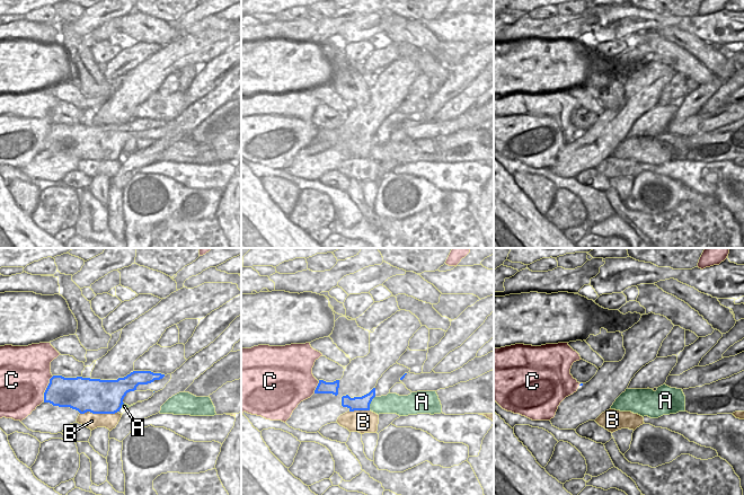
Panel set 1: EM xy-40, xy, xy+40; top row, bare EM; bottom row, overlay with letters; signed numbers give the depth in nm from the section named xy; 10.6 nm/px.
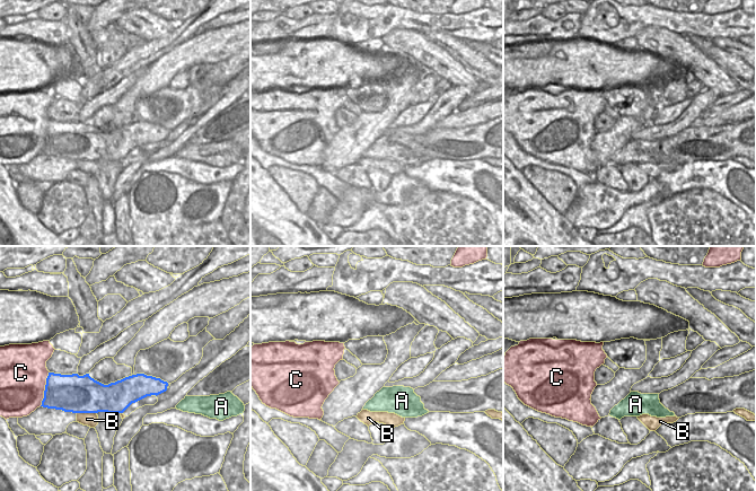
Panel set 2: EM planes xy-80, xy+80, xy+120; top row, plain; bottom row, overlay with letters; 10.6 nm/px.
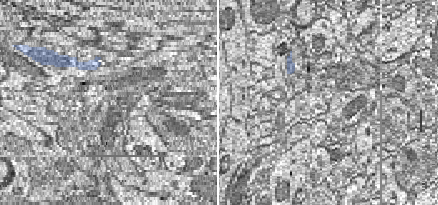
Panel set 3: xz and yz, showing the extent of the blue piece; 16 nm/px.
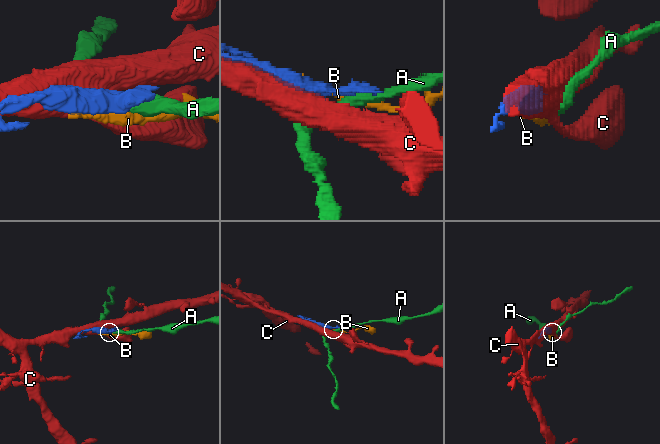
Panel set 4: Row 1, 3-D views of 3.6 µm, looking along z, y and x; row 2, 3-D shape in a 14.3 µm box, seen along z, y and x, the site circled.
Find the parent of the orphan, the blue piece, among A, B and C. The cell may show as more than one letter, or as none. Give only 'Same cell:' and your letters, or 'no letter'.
Same cell: B.

